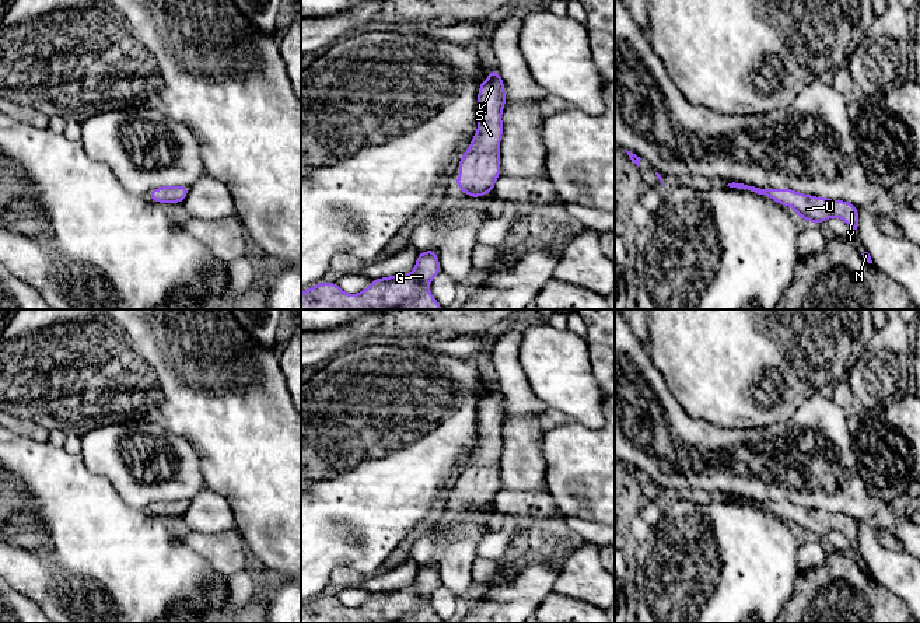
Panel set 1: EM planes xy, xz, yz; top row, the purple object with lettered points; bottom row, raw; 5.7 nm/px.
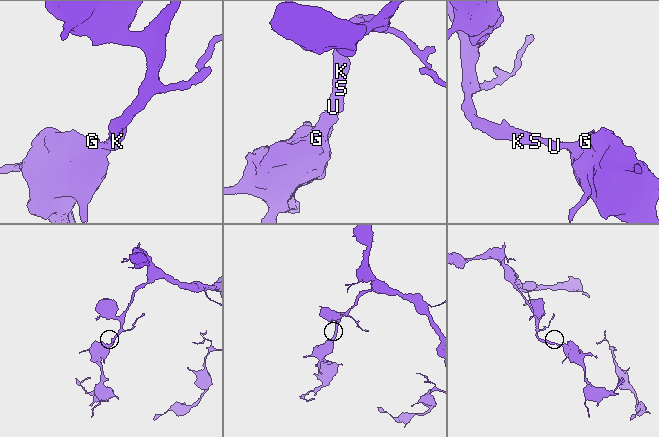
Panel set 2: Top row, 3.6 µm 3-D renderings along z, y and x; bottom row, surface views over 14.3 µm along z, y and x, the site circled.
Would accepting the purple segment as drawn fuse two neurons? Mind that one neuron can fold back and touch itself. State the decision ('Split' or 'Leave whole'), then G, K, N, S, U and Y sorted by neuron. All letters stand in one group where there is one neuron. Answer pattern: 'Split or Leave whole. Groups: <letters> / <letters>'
Leave whole. Groups: G K N S U Y

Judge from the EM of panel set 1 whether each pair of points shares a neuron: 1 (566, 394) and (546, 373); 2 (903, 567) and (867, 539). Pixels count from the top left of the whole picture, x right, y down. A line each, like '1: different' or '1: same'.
1: same
2: same

